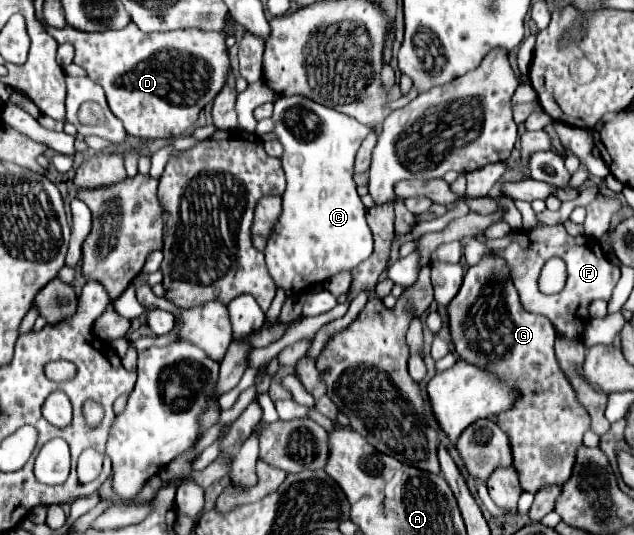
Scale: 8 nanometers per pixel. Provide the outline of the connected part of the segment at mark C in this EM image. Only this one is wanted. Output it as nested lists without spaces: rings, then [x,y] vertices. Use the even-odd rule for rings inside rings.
[[[281,94],[275,100],[275,110],[271,118],[275,122],[273,134],[283,144],[281,164],[285,170],[287,185],[283,194],[283,212],[267,242],[265,258],[271,278],[275,280],[275,284],[287,288],[289,298],[309,288],[313,282],[325,282],[329,276],[341,270],[353,270],[363,260],[367,260],[369,254],[373,254],[373,236],[365,222],[367,210],[359,200],[353,182],[353,160],[363,138],[369,134],[369,128],[337,110],[325,108],[299,94]]]

